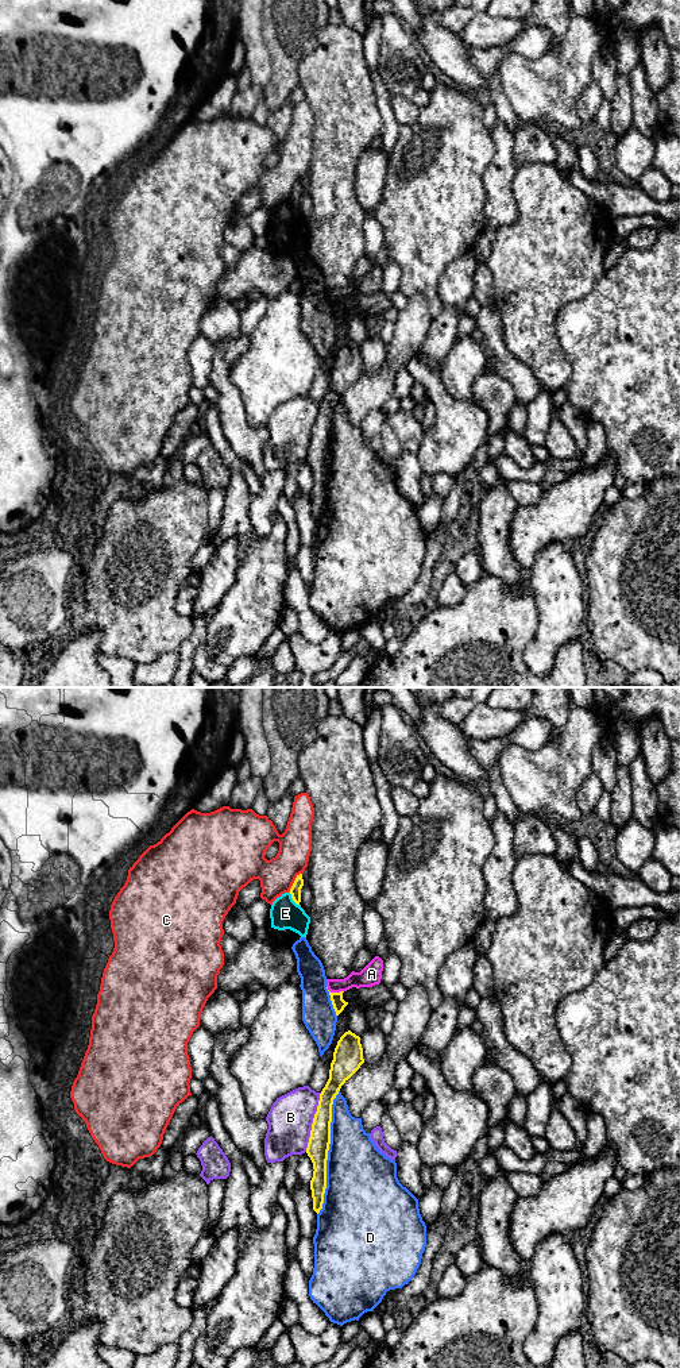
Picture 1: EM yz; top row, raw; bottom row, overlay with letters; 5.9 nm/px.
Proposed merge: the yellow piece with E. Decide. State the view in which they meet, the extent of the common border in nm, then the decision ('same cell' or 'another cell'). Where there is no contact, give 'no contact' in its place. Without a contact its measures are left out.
contact in yz; length 110 nm; another cell

